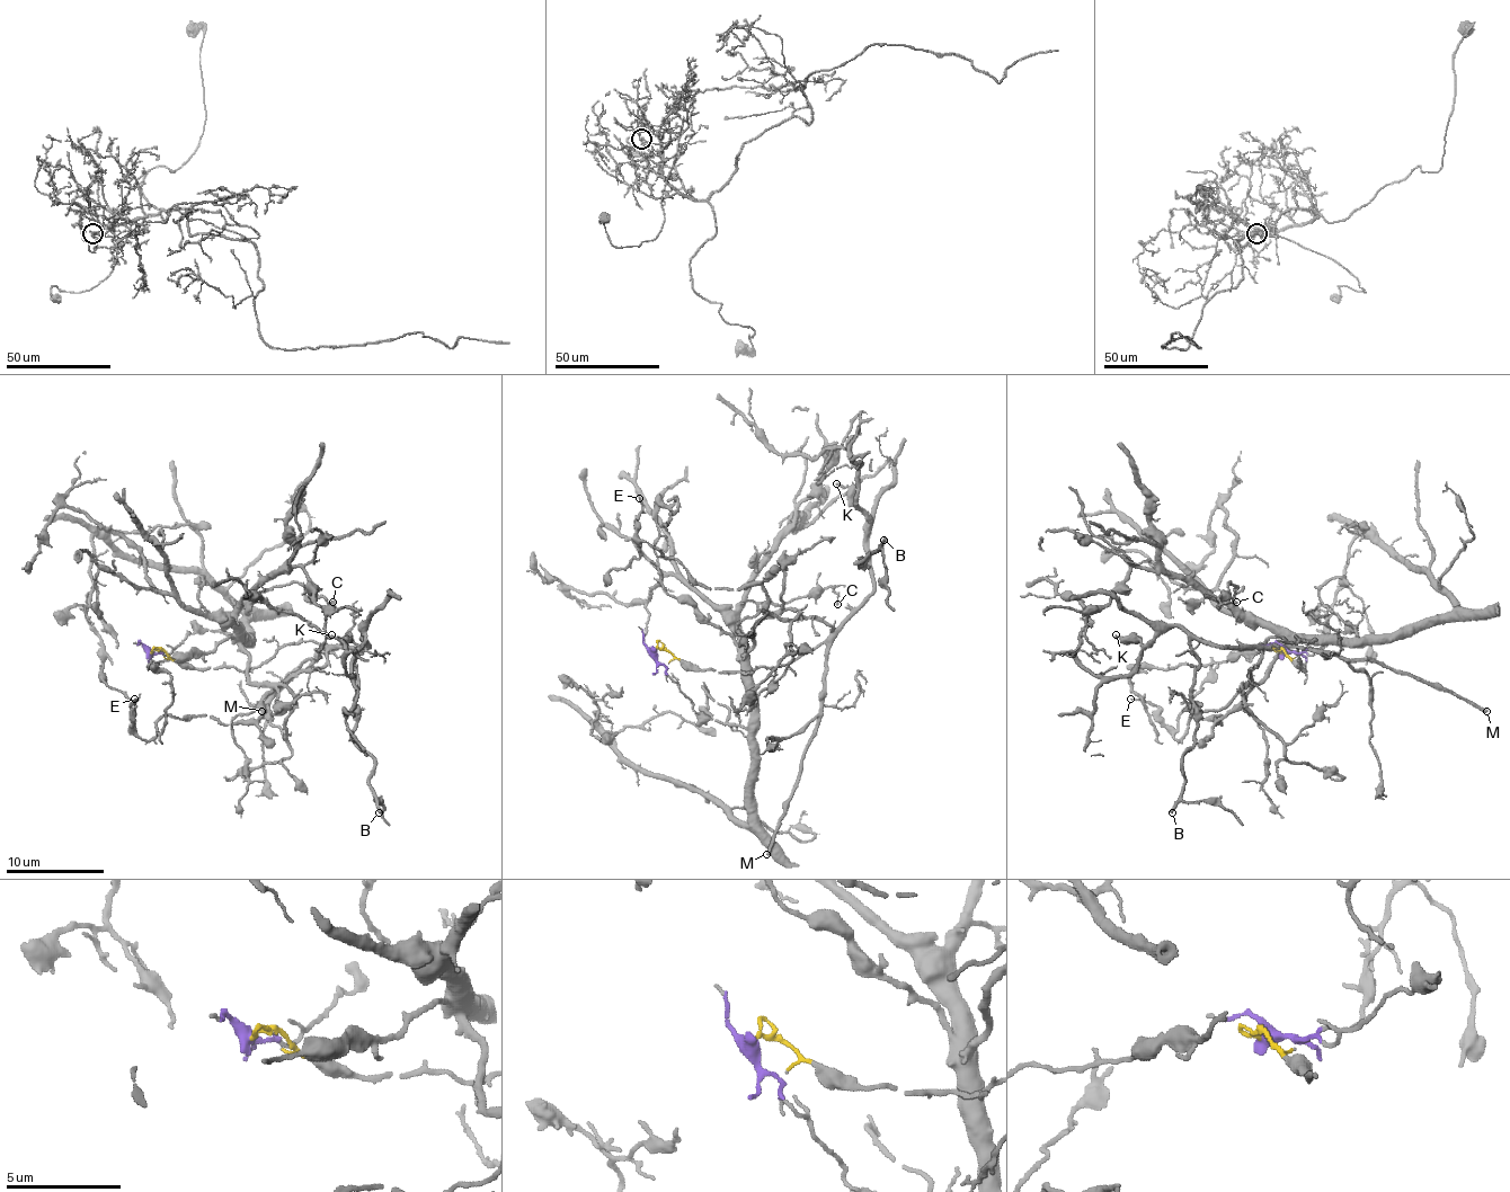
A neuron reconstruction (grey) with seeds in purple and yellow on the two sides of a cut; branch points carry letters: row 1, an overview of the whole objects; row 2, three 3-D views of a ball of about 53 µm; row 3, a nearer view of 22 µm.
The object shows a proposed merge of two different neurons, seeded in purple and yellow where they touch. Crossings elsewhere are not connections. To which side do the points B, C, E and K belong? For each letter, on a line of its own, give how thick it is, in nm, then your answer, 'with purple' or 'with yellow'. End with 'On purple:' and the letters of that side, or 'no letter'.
B: calibre 240 nm; with yellow
C: calibre 150 nm; with purple
E: calibre 120 nm; with yellow
K: calibre 150 nm; with yellow
On purple: C

